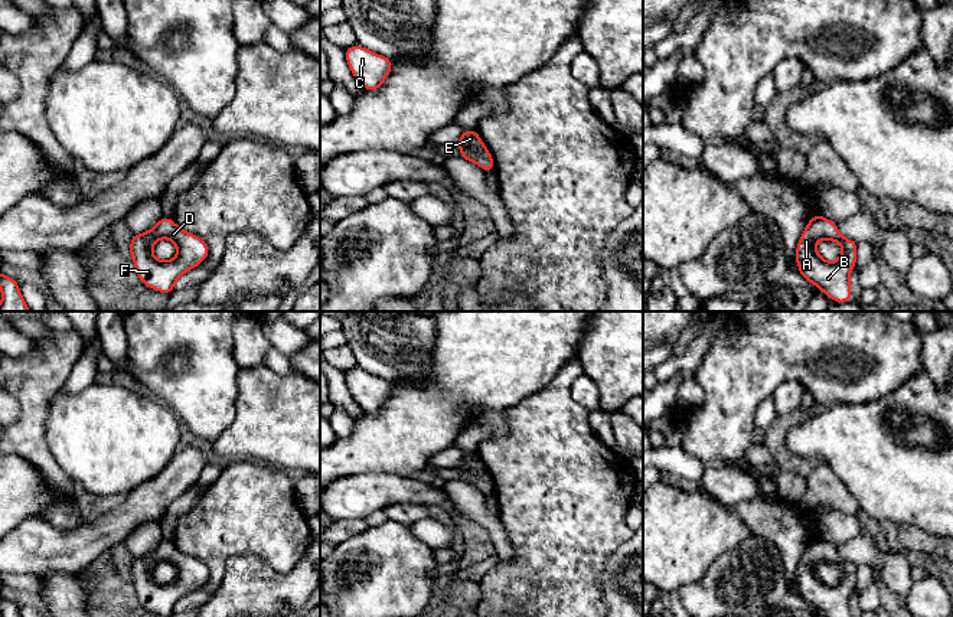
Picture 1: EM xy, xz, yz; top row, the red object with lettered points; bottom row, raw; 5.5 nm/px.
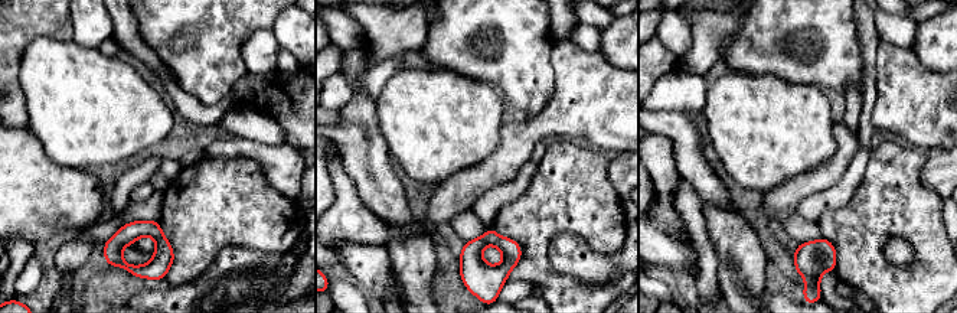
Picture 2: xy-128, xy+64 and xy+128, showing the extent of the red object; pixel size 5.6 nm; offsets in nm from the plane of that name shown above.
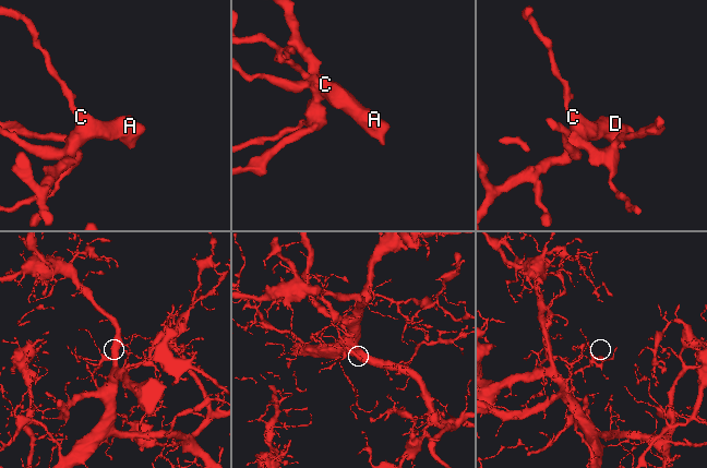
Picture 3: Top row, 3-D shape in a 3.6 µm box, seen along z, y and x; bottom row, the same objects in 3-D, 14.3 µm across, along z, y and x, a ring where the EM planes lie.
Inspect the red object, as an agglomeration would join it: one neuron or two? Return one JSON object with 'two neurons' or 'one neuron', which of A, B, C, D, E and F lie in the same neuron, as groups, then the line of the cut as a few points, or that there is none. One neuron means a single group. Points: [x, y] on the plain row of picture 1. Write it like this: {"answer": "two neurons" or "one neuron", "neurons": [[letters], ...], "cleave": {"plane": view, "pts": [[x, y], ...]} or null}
{"answer": "one neuron", "neurons": [["A", "B", "C", "D", "E", "F"]], "cleave": null}

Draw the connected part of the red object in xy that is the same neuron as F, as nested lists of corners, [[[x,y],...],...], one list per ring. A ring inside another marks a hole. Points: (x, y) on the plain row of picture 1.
[[[163,539],[149,555],[133,558],[130,575],[140,604],[153,613],[170,617],[182,597],[206,582],[209,569],[198,558],[182,554],[172,541]],[[161,561],[176,567],[177,578],[174,582],[160,584],[153,580],[151,569]]]

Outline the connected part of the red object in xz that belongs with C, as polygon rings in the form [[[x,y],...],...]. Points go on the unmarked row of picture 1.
[[[353,368],[345,373],[346,385],[356,404],[366,414],[376,414],[392,392],[392,382]]]

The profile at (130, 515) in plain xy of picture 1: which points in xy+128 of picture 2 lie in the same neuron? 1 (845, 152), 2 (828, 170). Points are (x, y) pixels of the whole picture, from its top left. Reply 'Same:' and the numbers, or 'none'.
Same: 1, 2

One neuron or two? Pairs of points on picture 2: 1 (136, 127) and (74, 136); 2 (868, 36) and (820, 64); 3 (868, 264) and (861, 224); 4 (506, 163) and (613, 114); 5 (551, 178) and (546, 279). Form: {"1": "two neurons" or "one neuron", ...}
{"1": "one neuron", "2": "two neurons", "3": "one neuron", "4": "one neuron", "5": "one neuron"}

